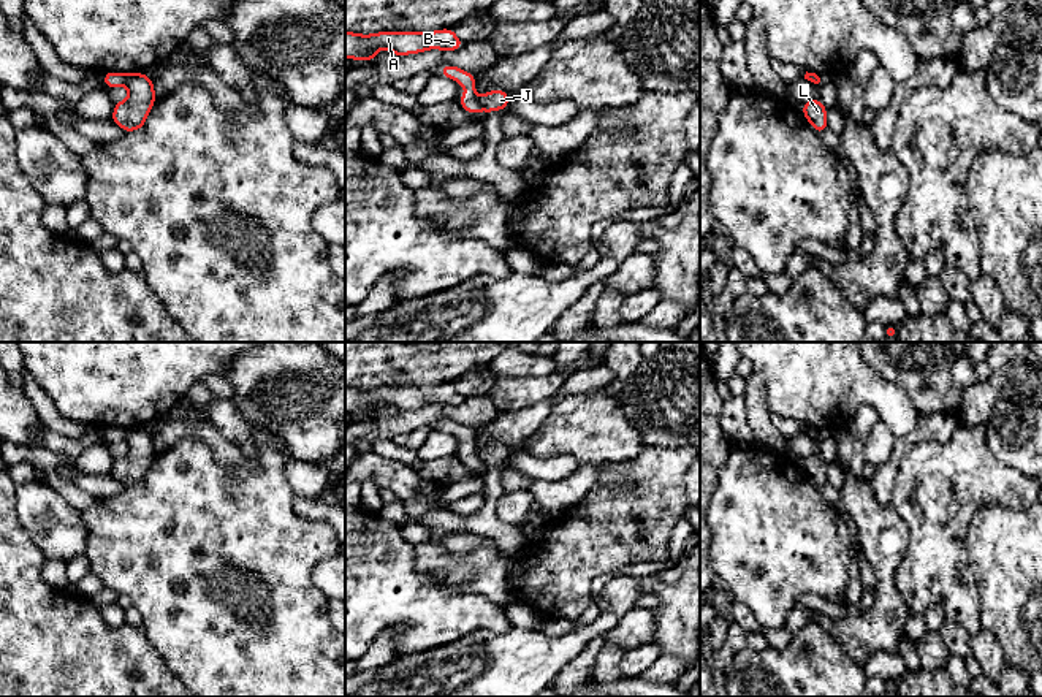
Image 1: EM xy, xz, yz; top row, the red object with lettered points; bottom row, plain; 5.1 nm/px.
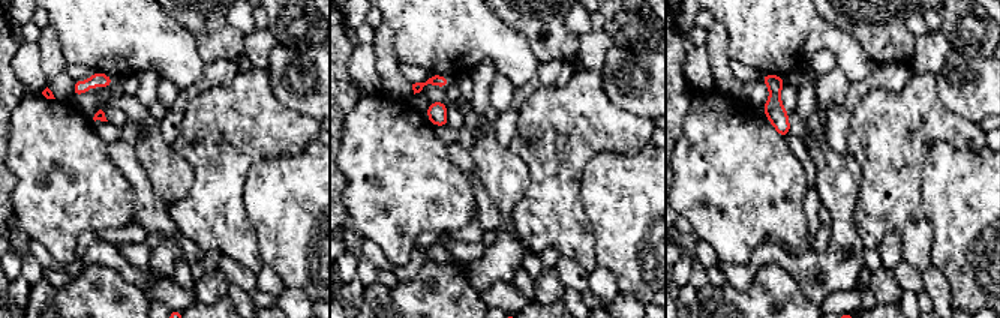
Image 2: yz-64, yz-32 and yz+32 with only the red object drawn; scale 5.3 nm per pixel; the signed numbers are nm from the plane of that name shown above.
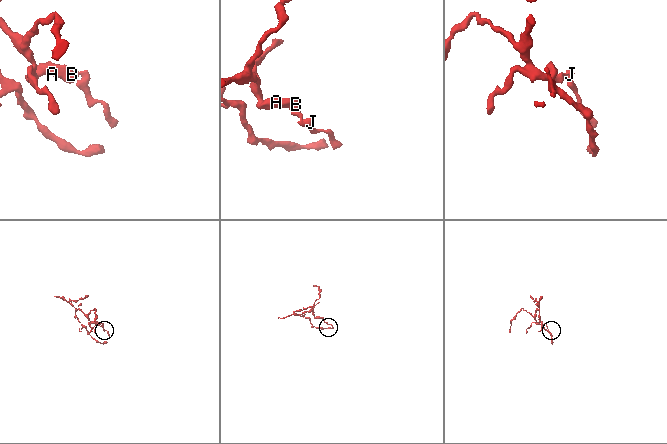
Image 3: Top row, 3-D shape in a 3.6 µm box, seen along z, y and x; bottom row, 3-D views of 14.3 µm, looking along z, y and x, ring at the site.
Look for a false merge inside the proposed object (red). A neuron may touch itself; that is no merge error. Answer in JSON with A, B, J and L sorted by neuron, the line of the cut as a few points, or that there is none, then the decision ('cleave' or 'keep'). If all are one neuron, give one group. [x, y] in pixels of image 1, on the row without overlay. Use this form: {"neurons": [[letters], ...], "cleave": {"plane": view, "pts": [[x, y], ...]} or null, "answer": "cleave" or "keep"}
{"neurons": [["A", "B"], ["J", "L"]], "cleave": {"plane": "xy", "pts": [[124, 430], [125, 438]]}, "answer": "cleave"}

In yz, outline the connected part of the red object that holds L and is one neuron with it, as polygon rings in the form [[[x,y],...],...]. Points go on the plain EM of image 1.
[[[811,455],[806,456],[801,463],[806,475],[812,480],[817,488],[822,488],[828,483],[827,477],[827,463],[823,461],[822,455]]]

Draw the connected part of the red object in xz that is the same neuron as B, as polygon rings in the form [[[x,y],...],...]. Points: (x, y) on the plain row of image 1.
[[[451,383],[435,387],[378,387],[371,390],[345,385],[345,413],[375,415],[382,402],[396,412],[418,409],[429,404],[459,406],[462,396]]]

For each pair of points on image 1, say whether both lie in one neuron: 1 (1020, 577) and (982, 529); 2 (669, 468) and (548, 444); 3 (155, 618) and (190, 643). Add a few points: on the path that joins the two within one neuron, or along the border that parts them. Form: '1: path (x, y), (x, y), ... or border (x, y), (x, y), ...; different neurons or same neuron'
1: path (1019, 566), (993, 540); same neuron
2: border (645, 444), (632, 458), (607, 460), (604, 463); different neurons
3: path (163, 618), (182, 636); same neuron

